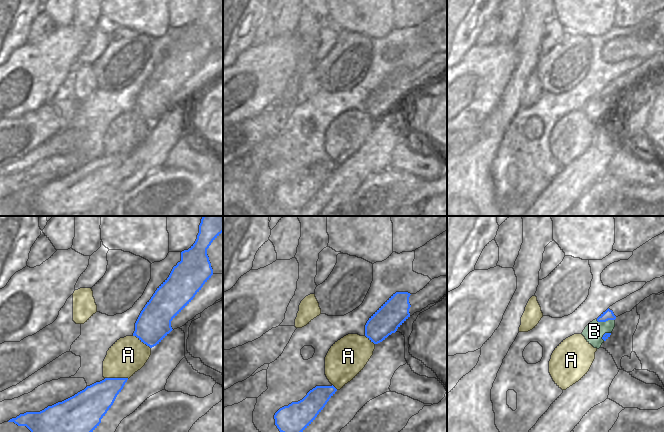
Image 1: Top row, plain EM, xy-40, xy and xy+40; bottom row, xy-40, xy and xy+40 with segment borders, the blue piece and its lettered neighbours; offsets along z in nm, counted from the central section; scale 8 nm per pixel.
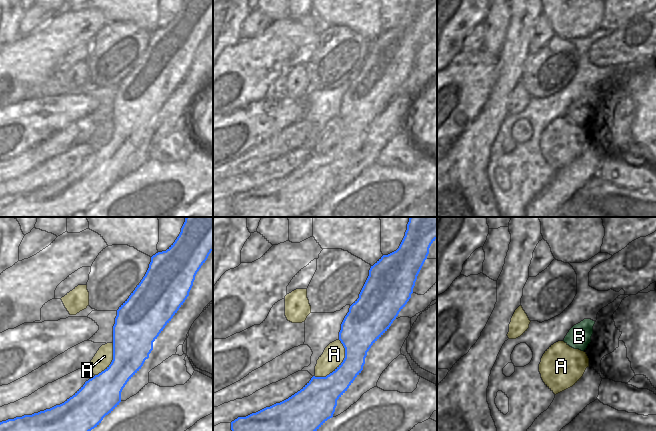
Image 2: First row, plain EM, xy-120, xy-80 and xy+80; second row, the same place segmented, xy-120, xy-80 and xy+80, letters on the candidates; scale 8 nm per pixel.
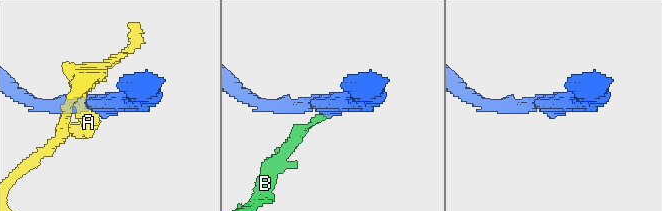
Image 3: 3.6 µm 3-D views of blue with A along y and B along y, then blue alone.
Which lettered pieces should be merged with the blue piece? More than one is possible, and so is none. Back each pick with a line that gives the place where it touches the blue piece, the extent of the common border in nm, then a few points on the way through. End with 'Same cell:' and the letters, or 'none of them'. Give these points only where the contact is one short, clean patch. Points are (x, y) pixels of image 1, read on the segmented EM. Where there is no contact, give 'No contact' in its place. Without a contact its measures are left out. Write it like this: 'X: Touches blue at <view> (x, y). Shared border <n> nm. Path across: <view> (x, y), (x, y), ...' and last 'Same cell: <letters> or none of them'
Same cell: none of them.

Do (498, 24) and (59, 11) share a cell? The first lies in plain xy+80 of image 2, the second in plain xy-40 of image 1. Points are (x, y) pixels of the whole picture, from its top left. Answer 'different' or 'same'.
same

